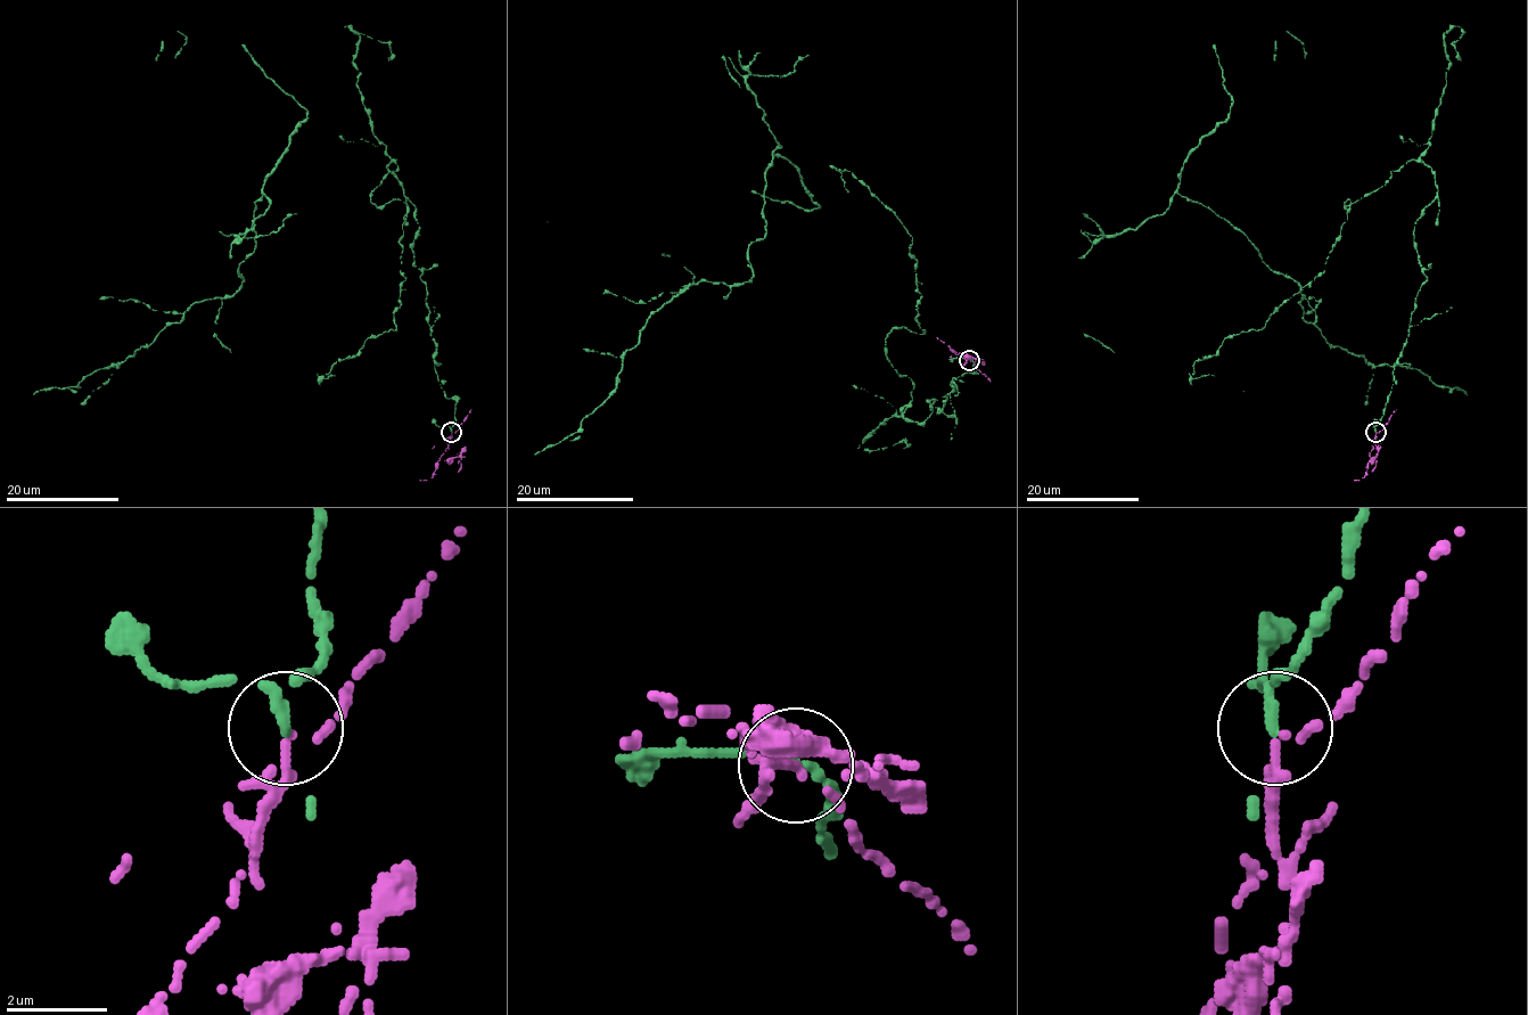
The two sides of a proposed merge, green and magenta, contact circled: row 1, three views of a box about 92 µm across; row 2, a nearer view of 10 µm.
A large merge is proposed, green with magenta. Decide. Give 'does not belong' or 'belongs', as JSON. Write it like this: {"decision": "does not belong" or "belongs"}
{"decision": "does not belong"}

